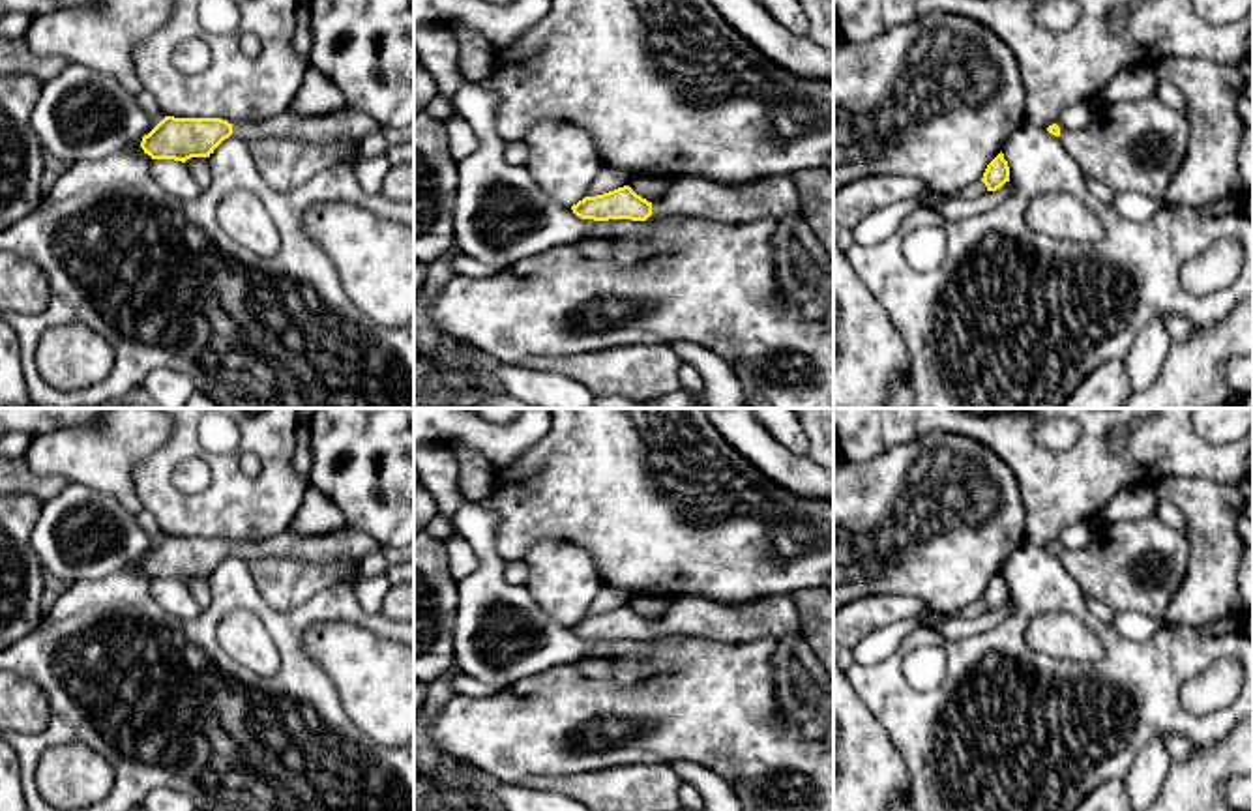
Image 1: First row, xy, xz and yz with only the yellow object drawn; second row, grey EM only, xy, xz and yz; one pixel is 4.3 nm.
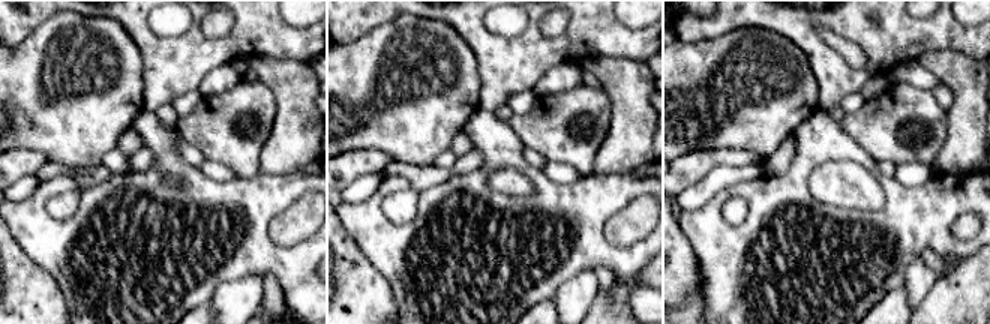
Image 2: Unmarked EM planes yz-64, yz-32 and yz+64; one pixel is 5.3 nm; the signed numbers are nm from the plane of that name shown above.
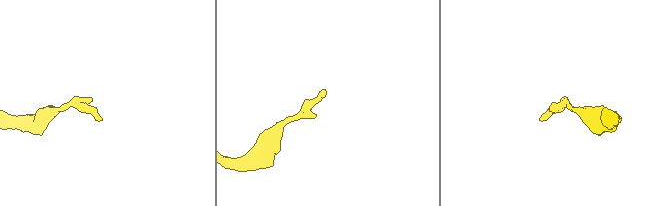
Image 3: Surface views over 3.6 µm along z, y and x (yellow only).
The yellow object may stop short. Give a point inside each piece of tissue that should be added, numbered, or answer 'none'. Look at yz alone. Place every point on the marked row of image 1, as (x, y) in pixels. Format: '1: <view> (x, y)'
none

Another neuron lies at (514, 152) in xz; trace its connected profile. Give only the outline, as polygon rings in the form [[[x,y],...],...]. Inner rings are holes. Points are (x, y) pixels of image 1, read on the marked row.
[[[524,140],[506,142],[504,144],[504,161],[509,165],[524,167],[524,163],[528,161],[526,142]]]

